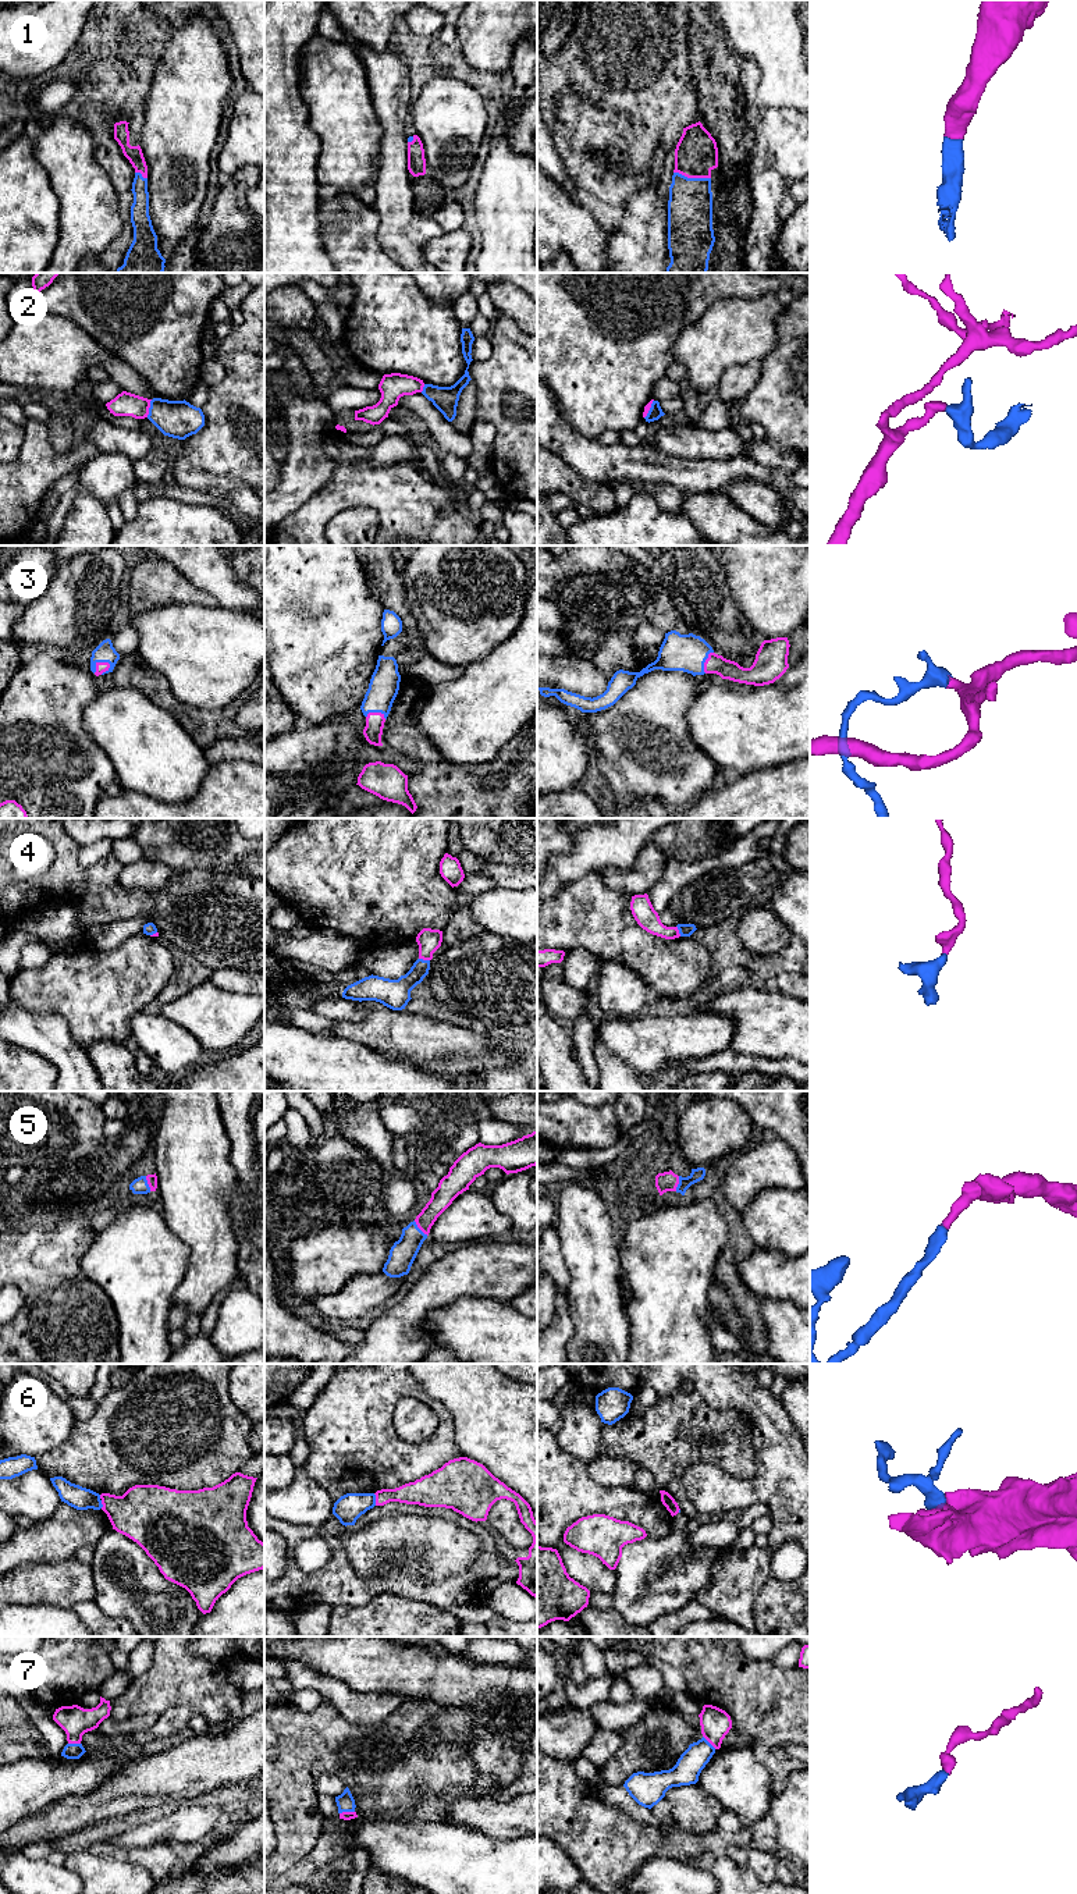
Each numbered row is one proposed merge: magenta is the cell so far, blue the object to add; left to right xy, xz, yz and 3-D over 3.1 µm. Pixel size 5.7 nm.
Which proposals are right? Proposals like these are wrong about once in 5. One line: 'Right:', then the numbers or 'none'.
Right: 1, 3, 4, 5, 7

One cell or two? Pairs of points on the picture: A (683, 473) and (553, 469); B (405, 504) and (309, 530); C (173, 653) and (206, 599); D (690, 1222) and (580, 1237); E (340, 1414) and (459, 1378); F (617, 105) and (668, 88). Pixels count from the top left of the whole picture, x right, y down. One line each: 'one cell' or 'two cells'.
A: two cells
B: one cell
C: two cells
D: two cells
E: two cells
F: one cell

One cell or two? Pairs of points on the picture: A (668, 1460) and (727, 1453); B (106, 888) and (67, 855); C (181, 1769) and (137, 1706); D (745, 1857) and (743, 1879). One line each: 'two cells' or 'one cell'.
A: one cell
B: one cell
C: two cells
D: two cells

